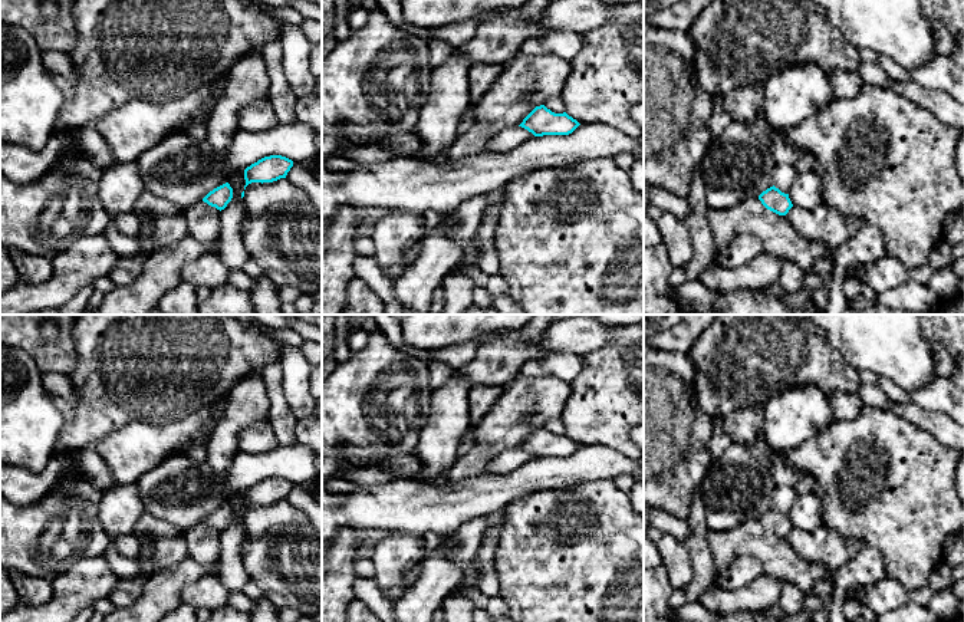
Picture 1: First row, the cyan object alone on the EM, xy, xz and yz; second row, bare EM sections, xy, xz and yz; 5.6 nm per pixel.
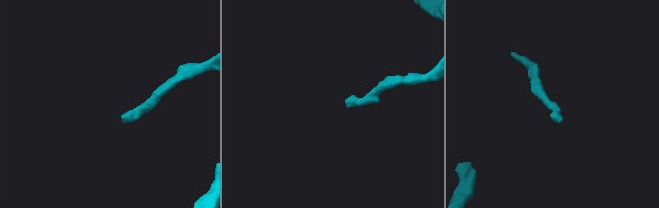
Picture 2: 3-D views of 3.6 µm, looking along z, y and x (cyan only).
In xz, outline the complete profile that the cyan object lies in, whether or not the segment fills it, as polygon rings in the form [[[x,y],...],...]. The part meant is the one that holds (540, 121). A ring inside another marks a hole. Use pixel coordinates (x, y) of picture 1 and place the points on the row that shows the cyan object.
[[[544,105],[536,106],[519,125],[534,136],[543,135],[569,135],[580,124],[566,112],[555,113]]]

